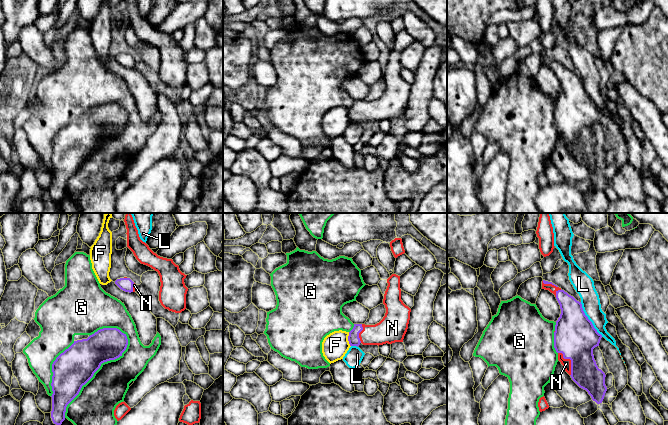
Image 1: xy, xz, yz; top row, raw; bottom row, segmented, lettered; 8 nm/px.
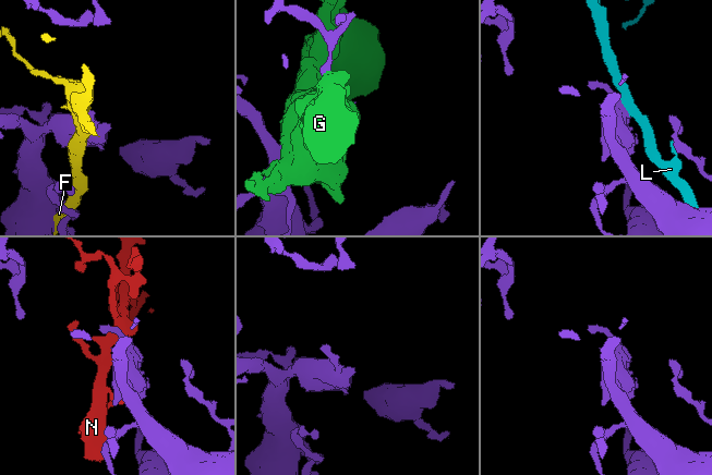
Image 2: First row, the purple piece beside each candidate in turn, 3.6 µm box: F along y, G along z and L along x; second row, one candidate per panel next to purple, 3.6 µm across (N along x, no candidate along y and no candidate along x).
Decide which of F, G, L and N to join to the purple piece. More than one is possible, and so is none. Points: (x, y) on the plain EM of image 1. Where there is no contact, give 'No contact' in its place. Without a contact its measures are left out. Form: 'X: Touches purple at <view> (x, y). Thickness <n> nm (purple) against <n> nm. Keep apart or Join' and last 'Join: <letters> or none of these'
F: Touches purple at xz (348, 115). Thickness 90 nm (purple) against 200 nm. Keep apart
G: Touches purple at xy (98, 144). Thickness 320 nm (purple) against 320 nm. Keep apart
L: Touches purple at yz (588, 95). Thickness 340 nm (purple) against 150 nm. Keep apart
N: Touches purple at yz (571, 137). Thickness 340 nm (purple) against 70 nm. Join
Join: N

